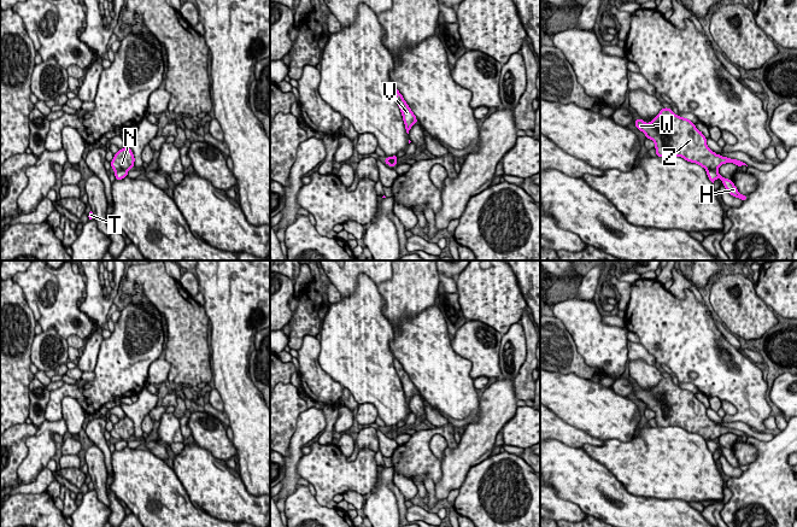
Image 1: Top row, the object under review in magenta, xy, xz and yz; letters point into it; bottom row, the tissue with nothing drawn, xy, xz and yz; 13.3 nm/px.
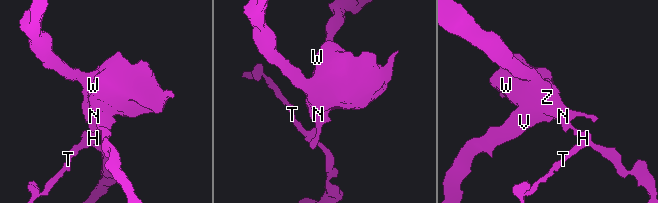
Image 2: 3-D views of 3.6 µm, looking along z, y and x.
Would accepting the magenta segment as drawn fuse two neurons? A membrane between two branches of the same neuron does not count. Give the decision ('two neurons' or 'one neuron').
two neurons

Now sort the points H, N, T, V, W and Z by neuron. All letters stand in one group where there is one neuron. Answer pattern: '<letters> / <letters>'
H T / N V W Z

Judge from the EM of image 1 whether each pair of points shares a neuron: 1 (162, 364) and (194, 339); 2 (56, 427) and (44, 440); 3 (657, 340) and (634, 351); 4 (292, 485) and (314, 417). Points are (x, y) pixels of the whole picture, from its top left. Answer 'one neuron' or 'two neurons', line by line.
1: two neurons
2: one neuron
3: two neurons
4: one neuron

